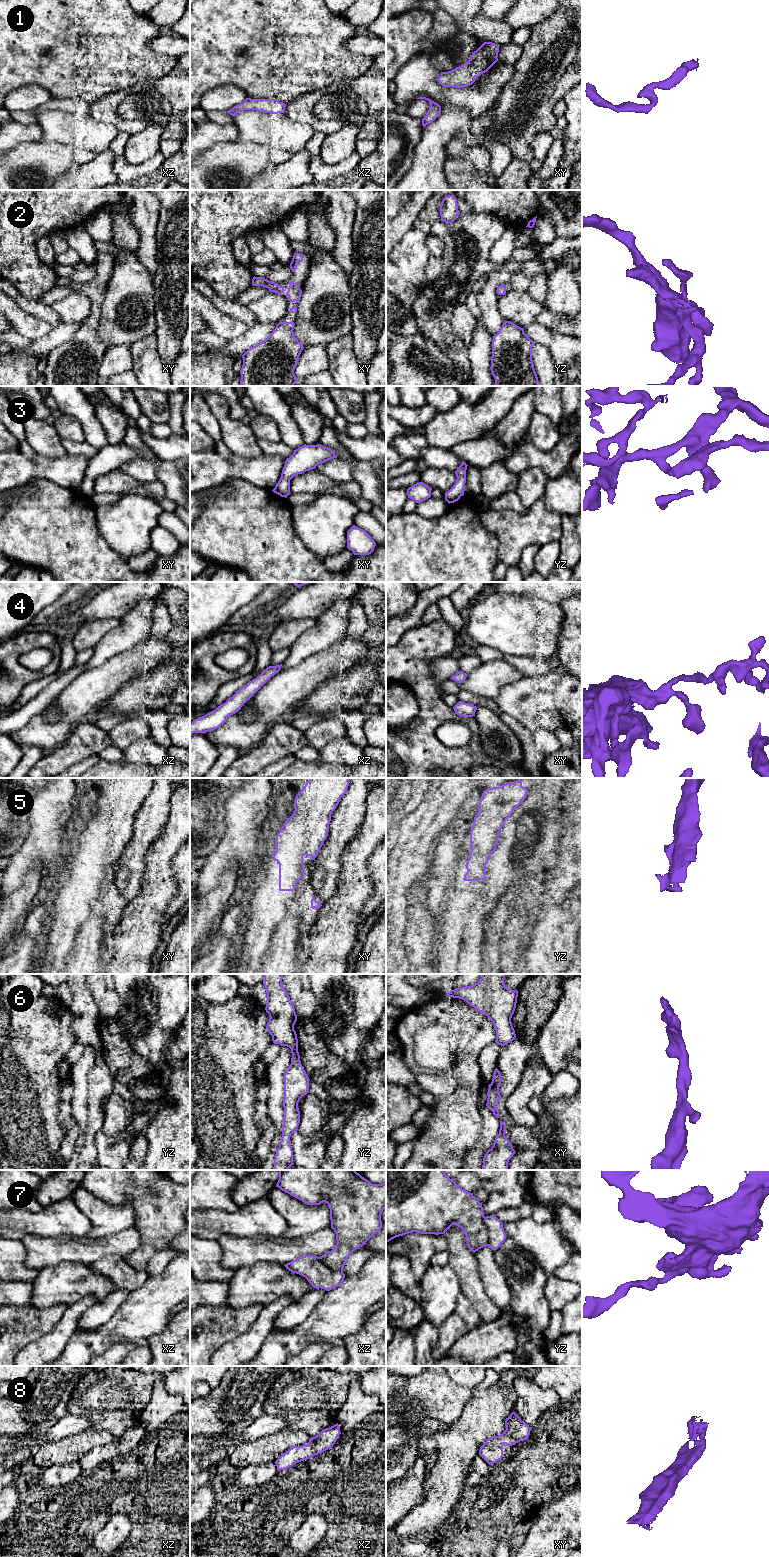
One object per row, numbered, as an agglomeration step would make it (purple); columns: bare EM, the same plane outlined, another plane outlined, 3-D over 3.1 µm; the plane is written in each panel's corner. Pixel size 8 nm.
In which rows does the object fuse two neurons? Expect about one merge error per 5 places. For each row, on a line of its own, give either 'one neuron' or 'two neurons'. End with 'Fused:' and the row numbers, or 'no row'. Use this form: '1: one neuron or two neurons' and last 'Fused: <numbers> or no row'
1: one neuron
2: one neuron
3: one neuron
4: one neuron
5: one neuron
6: one neuron
7: one neuron
8: one neuron
Fused: no row

